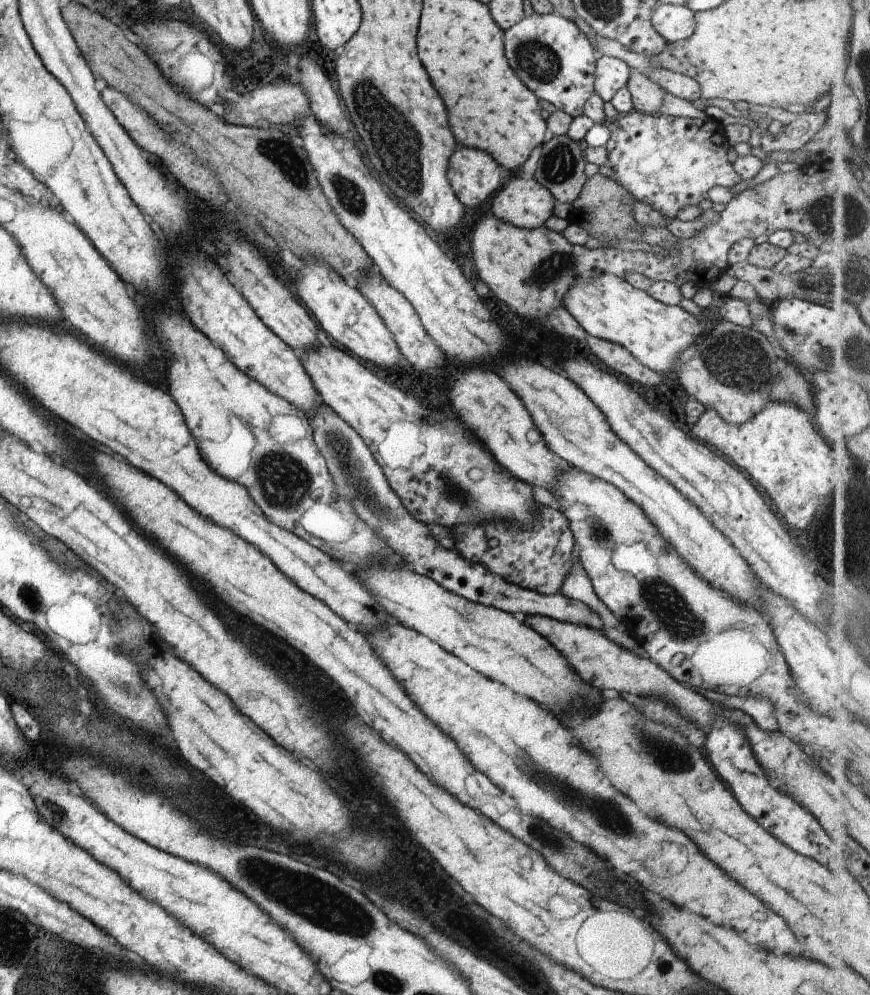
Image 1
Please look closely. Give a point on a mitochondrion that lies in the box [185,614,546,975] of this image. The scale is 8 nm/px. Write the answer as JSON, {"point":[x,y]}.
{"point":[321,903]}

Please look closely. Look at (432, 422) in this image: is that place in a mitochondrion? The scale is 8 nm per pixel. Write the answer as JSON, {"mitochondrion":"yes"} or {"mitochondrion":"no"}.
{"mitochondrion":"yes"}

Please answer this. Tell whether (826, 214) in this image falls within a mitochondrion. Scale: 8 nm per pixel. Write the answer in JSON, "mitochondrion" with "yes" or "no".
{"mitochondrion":"yes"}

